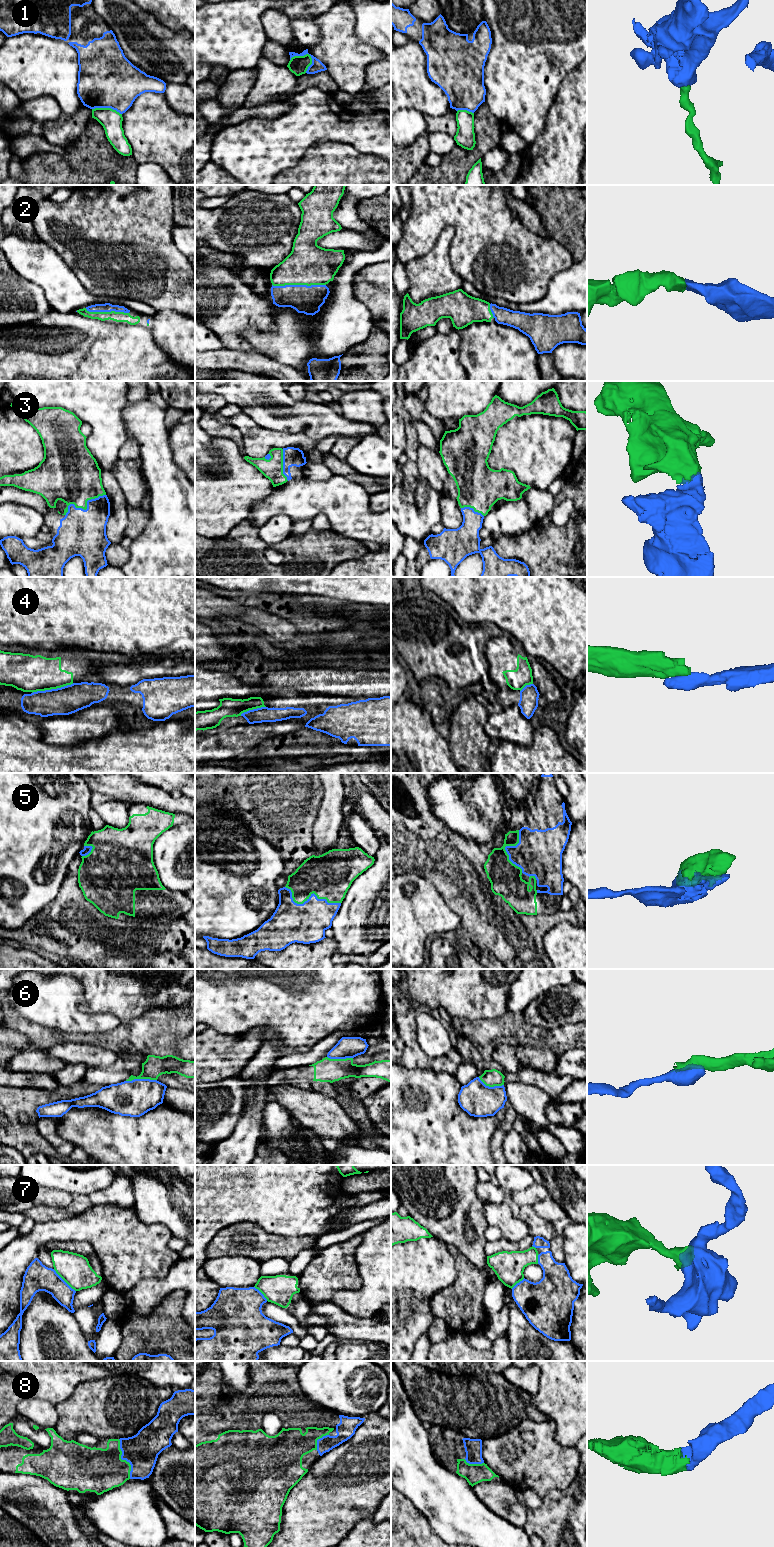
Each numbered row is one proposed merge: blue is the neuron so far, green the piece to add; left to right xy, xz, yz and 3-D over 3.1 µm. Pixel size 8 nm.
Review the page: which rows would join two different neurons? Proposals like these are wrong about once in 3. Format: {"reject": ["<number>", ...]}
{"reject": ["1", "4", "6"]}

